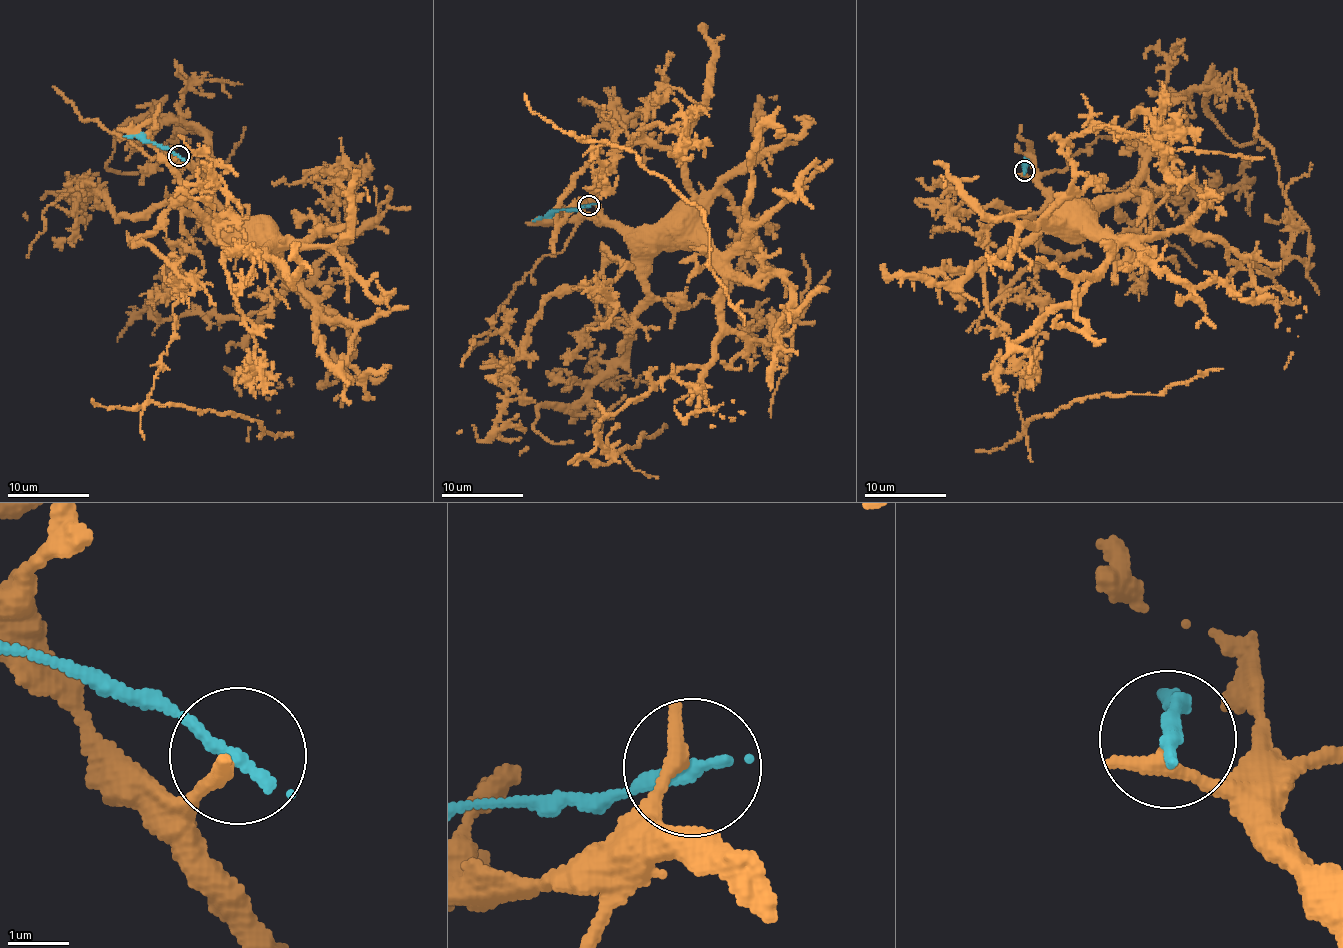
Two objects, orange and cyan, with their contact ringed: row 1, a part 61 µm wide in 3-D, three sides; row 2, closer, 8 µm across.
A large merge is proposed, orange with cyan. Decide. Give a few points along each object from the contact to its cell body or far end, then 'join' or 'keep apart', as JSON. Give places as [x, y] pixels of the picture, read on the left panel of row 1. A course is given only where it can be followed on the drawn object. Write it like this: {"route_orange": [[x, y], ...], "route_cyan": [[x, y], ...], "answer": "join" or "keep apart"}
{"route_orange": [[178, 156], [173, 161], [175, 173], [212, 222], [237, 226], [243, 231]], "route_cyan": [[178, 156], [134, 135], [123, 136]], "answer": "keep apart"}

